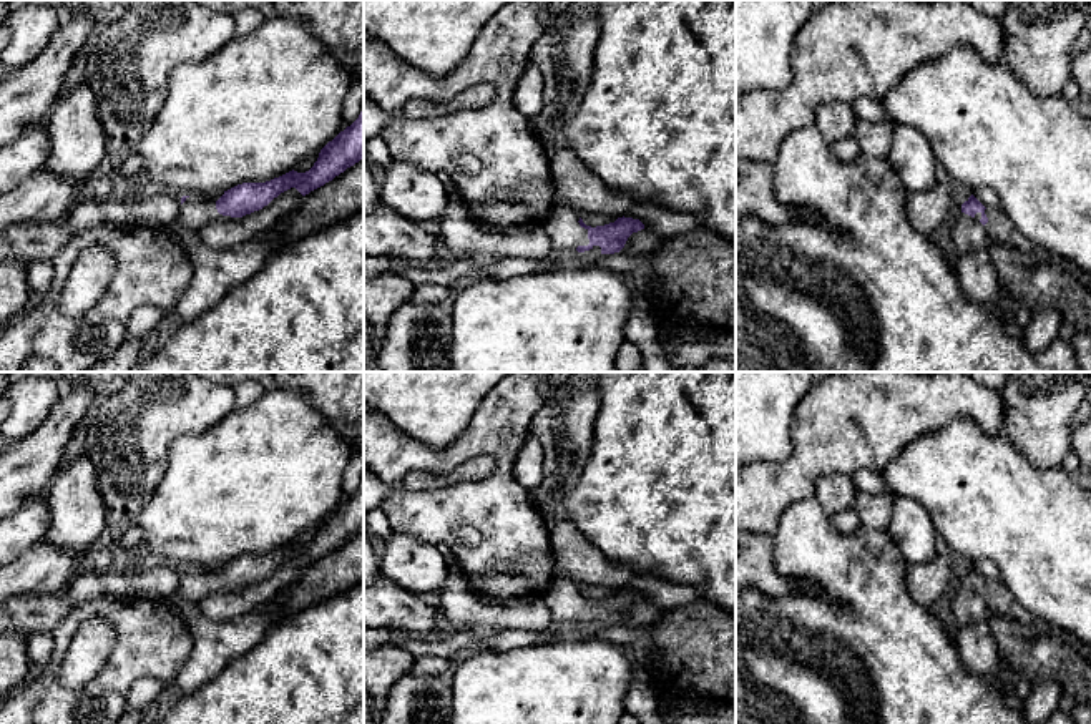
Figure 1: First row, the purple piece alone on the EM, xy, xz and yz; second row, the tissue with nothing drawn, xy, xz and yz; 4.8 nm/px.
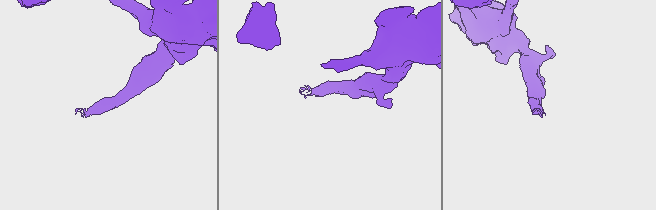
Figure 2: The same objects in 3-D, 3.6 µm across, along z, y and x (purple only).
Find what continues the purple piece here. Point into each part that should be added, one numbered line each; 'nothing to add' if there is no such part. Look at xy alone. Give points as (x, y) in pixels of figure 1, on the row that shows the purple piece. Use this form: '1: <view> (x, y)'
1: xy (195, 213)

